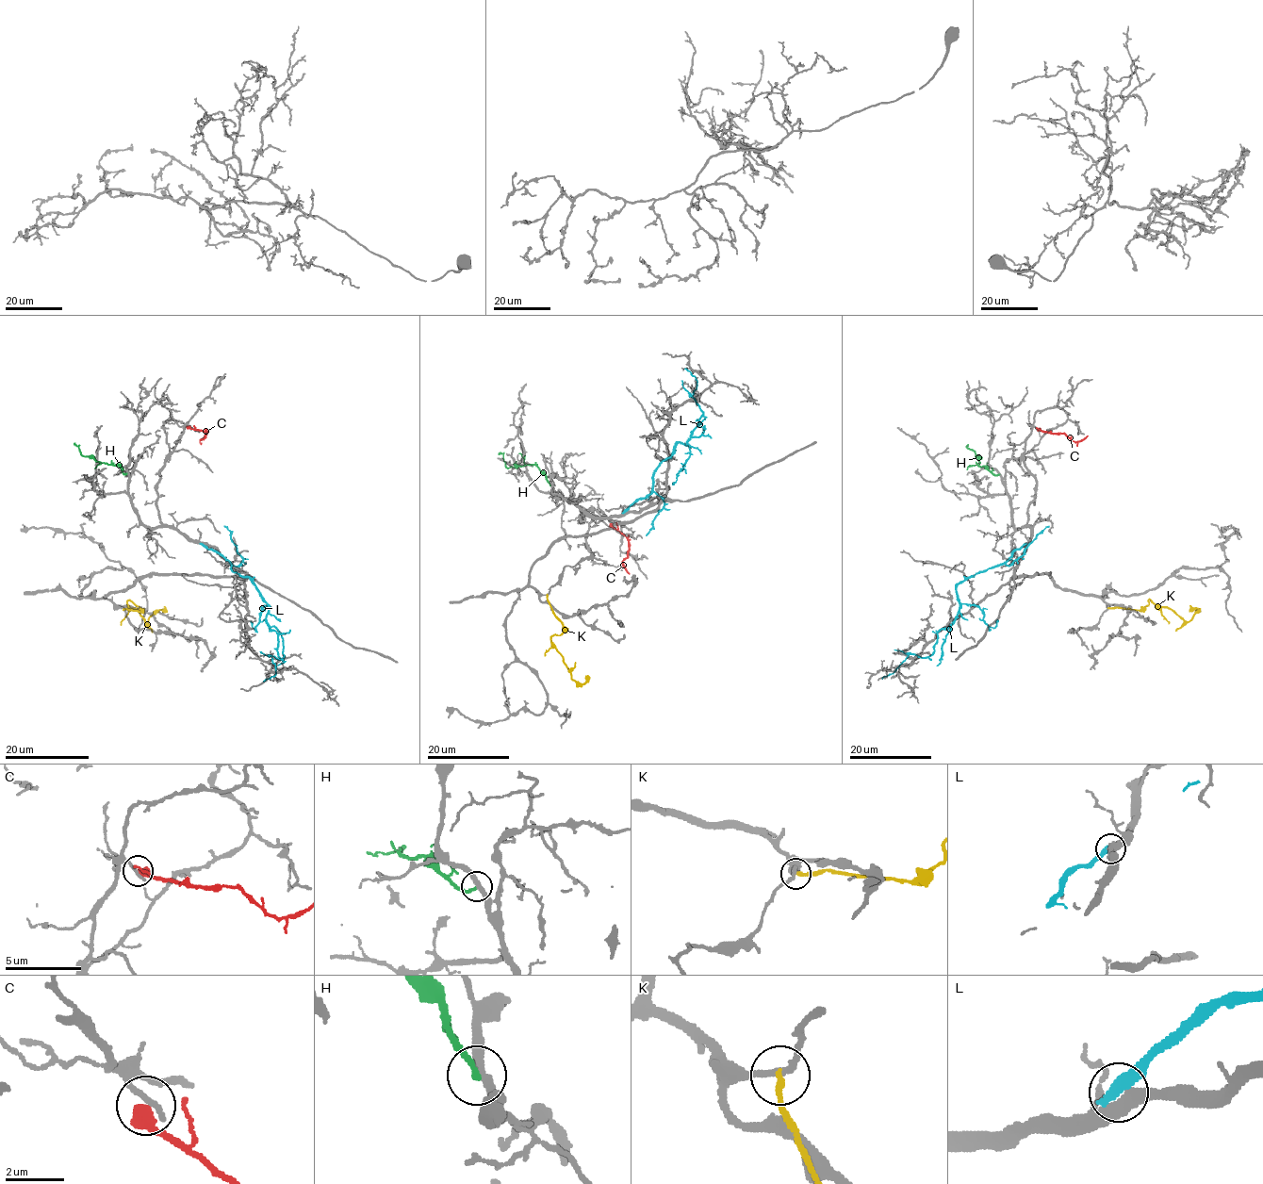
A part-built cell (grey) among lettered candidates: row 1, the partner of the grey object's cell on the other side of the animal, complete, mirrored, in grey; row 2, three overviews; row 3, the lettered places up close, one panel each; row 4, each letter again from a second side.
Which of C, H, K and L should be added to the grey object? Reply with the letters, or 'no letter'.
no letter

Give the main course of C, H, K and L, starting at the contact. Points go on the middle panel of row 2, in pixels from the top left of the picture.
C: (612, 524), (628, 540), (629, 551), (623, 566), (629, 574)
H: (549, 485), (534, 465), (508, 468), (503, 456), (499, 454)
K: (547, 595), (551, 611), (563, 629), (560, 634), (551, 636), (551, 645), (572, 679), (582, 683), (588, 676)
L: (625, 512), (651, 491), (655, 468), (679, 442), (689, 446), (698, 424), (697, 379), (684, 369)

